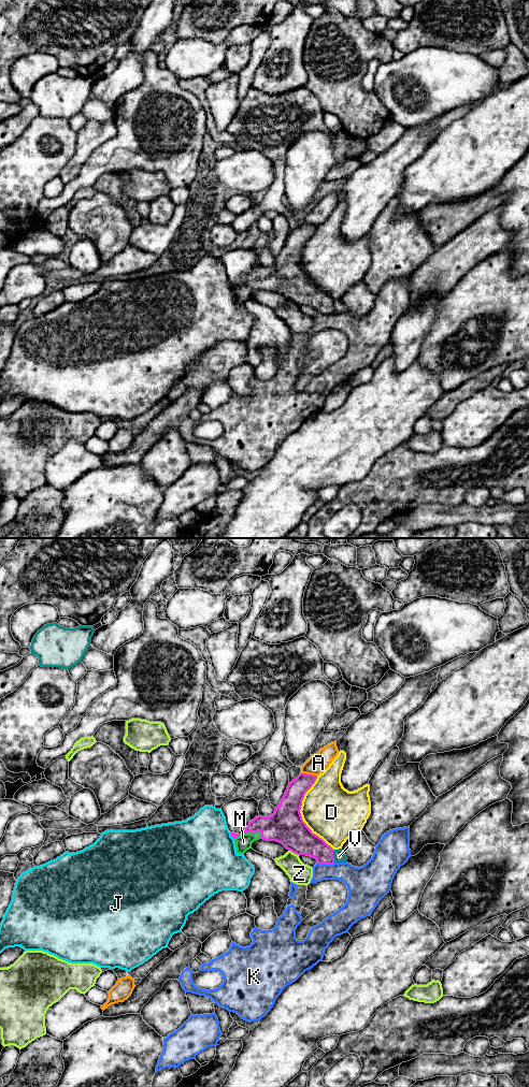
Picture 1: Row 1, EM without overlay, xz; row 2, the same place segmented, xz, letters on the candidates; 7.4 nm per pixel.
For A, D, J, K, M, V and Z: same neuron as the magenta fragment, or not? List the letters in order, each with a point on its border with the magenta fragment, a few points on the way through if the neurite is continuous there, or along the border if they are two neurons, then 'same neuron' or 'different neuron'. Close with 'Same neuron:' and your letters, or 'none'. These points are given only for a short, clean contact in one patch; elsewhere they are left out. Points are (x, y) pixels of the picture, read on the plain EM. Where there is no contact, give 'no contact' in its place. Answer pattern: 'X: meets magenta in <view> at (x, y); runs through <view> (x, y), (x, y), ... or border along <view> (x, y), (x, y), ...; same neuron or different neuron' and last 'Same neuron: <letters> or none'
A: meets magenta in xz at (309, 225); different neuron
D: meets magenta in xz at (300, 264); different neuron
J: meets magenta in xz at (231, 286); different neuron
K: meets magenta in xz at (326, 314); different neuron
M: meets magenta in xz at (256, 281); same neuron
V: meets magenta in xz at (332, 306); different neuron
Z: meets magenta in xz at (295, 303); border along xz (289, 300), (299, 305); different neuron
Same neuron: M

